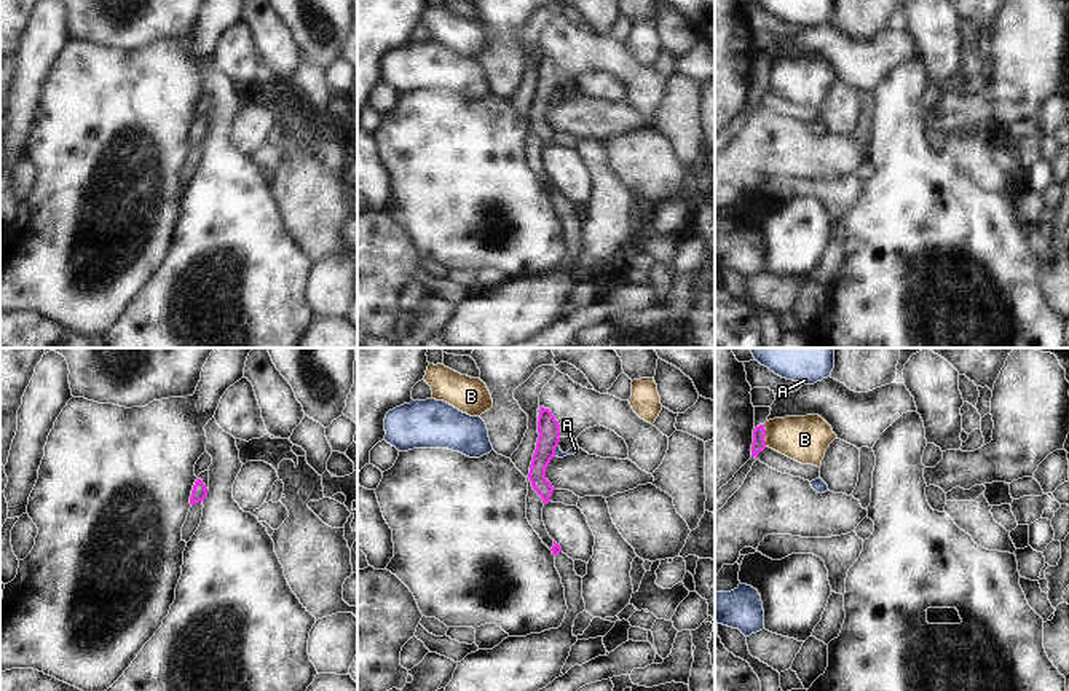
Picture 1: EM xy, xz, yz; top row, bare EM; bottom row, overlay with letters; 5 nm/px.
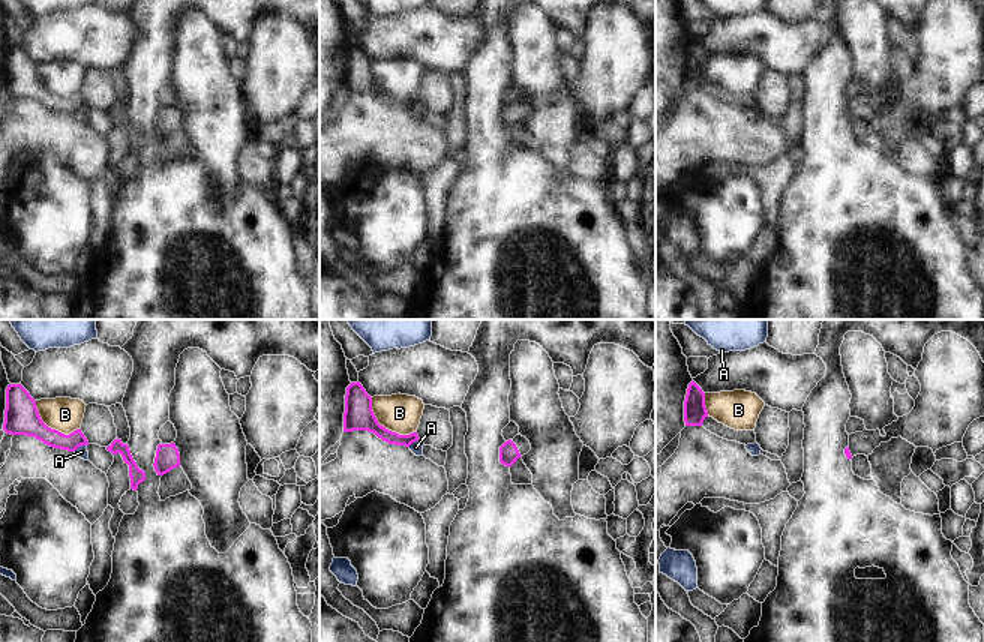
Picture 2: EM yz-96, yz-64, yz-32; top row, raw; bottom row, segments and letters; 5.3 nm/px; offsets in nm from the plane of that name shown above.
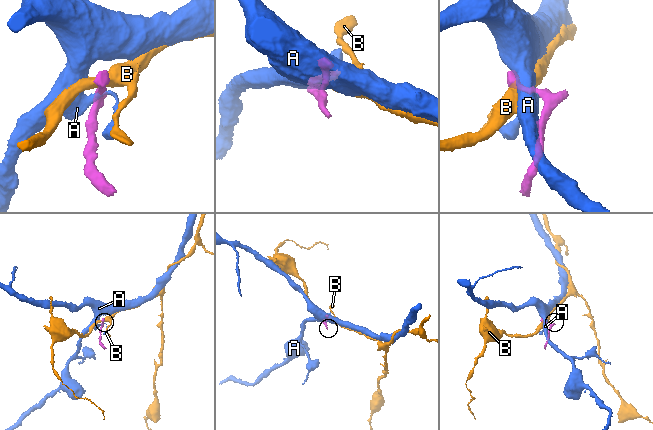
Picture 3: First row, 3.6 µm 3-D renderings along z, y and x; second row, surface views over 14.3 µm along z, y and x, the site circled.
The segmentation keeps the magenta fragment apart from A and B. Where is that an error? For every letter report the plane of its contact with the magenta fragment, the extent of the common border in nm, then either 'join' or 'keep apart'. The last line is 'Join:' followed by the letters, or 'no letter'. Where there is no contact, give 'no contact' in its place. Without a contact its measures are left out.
A: contact in xz; length 60 nm; keep apart
B: contact in yz; length 110 nm; keep apart
Join: no letter

